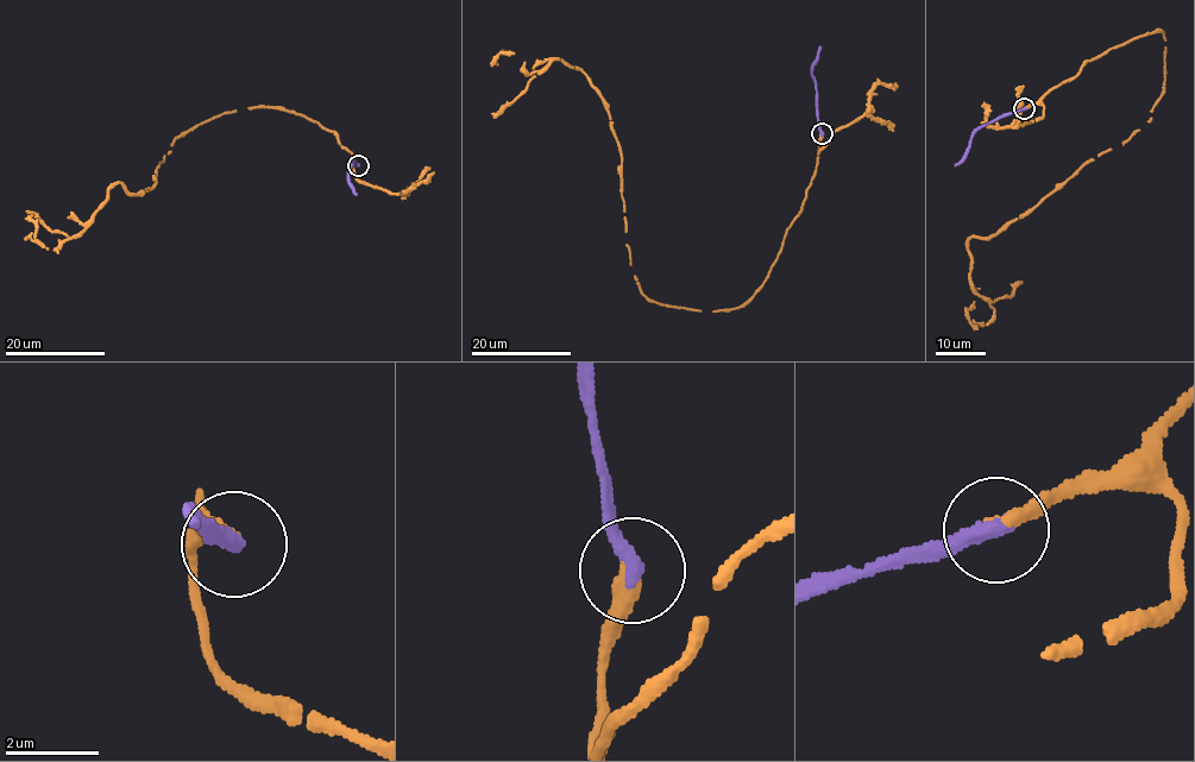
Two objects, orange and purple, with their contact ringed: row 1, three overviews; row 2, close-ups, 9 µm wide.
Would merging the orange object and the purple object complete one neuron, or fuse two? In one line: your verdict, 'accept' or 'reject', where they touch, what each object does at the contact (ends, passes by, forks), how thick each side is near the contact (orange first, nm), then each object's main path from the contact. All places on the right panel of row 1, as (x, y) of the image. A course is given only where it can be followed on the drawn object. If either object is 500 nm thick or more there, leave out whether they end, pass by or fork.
accept | (1024, 108) | orange ends | purple ends | 360/360 nm | orange via (1024, 109), (1163, 31), (1151, 118), (995, 234), (969, 238), (970, 283), (994, 310), (976, 329), (974, 301) | purple via (1024, 109), (985, 124), (974, 132), (966, 156), (955, 164)

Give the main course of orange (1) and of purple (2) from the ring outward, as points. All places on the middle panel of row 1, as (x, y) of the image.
1: (822, 133), (747, 302), (661, 304), (630, 265), (598, 90), (558, 57), (497, 65)
2: (822, 133), (811, 73), (821, 46)

